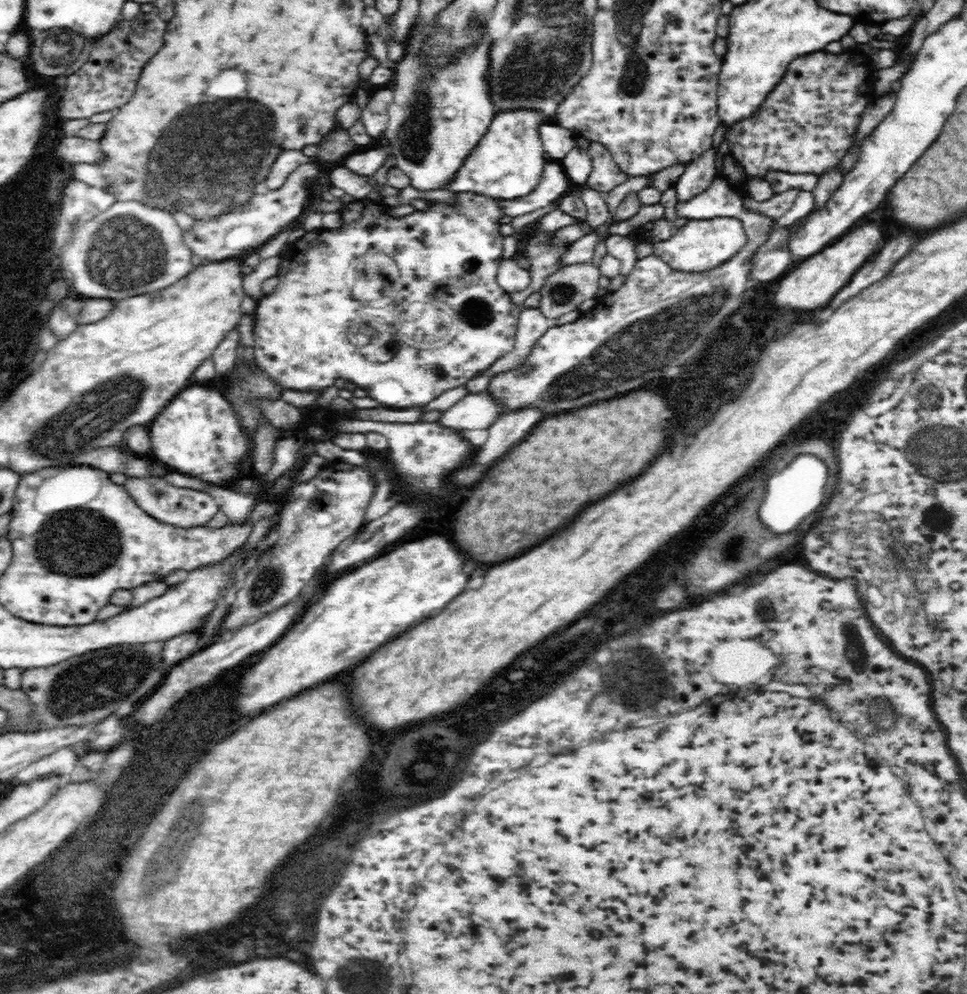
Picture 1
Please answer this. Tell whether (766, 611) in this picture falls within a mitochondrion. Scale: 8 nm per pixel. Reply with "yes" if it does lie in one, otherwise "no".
yes

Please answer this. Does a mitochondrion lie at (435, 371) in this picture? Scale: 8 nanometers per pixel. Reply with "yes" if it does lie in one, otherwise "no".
yes

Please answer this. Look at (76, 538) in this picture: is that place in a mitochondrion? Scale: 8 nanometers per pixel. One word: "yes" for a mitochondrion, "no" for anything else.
yes

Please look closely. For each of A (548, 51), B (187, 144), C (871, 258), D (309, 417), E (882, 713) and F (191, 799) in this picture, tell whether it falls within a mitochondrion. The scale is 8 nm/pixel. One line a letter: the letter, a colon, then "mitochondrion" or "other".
A: mitochondrion
B: mitochondrion
C: other
D: other
E: mitochondrion
F: mitochondrion

